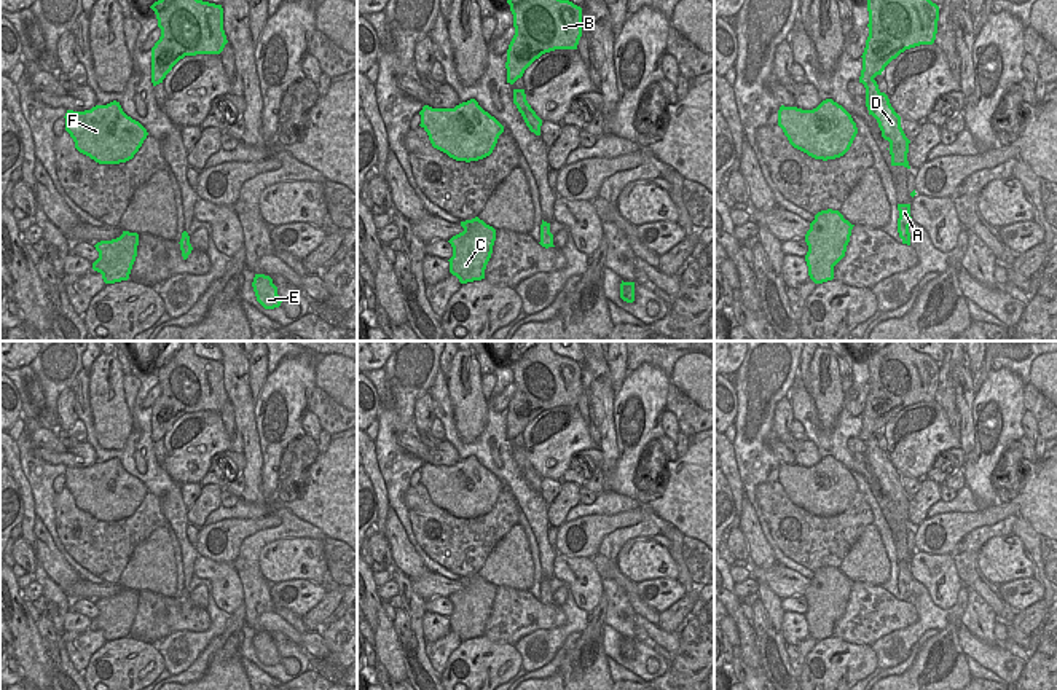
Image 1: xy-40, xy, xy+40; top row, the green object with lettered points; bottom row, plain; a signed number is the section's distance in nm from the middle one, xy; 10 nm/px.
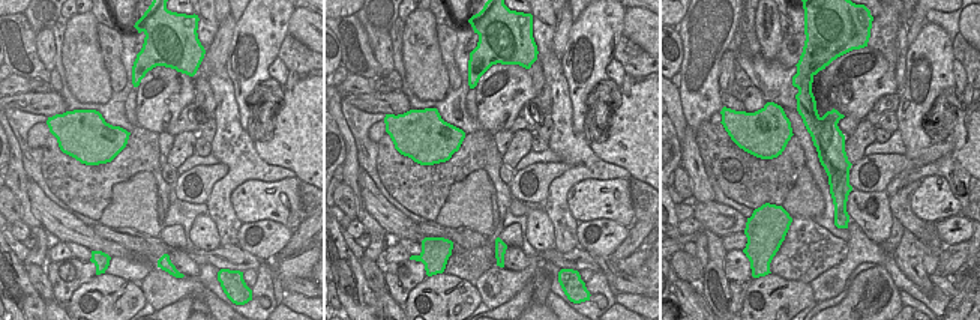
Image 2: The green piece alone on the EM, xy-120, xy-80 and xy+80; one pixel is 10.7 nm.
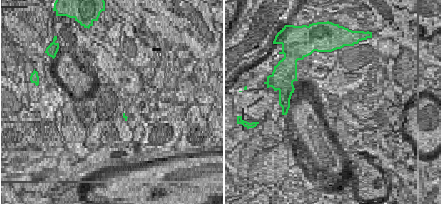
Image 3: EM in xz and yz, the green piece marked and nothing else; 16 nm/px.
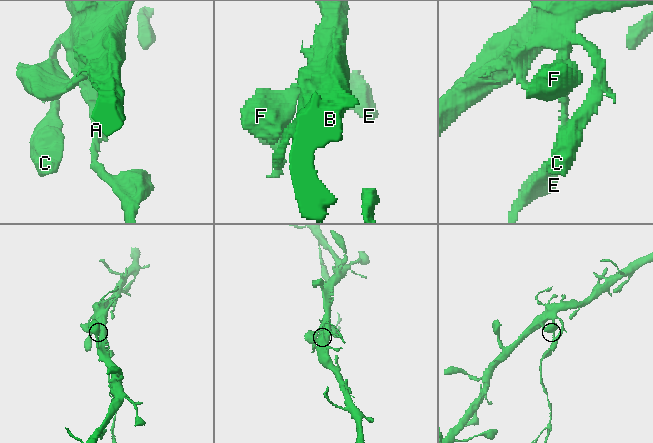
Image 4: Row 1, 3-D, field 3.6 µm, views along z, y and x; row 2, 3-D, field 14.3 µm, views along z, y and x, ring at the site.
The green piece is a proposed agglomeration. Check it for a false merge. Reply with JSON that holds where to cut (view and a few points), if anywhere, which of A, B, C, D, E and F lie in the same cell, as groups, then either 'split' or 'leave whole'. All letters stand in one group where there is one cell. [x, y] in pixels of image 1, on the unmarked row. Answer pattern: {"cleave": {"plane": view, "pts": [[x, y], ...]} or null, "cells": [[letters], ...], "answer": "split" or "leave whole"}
{"cleave": {"plane": "xy+40", "pts": [[872, 435], [866, 443], [866, 451]]}, "cells": [["A", "D", "E"], ["B", "C", "F"]], "answer": "split"}

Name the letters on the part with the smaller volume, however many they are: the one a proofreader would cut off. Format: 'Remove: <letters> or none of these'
Remove: A, D, E.

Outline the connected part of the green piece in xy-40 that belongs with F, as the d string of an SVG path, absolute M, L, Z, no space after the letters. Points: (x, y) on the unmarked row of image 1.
M120 459L65 470L65 488L75 505L99 521L120 521L134 515L147 496L147 486L128 473Z

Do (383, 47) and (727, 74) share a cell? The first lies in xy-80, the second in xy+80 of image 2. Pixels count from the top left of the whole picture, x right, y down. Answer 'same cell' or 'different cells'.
same cell

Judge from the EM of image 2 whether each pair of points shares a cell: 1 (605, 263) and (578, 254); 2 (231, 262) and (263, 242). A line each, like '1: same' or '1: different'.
1: different
2: different

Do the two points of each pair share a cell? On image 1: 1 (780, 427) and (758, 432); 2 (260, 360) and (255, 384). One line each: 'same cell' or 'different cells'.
1: different cells
2: same cell

